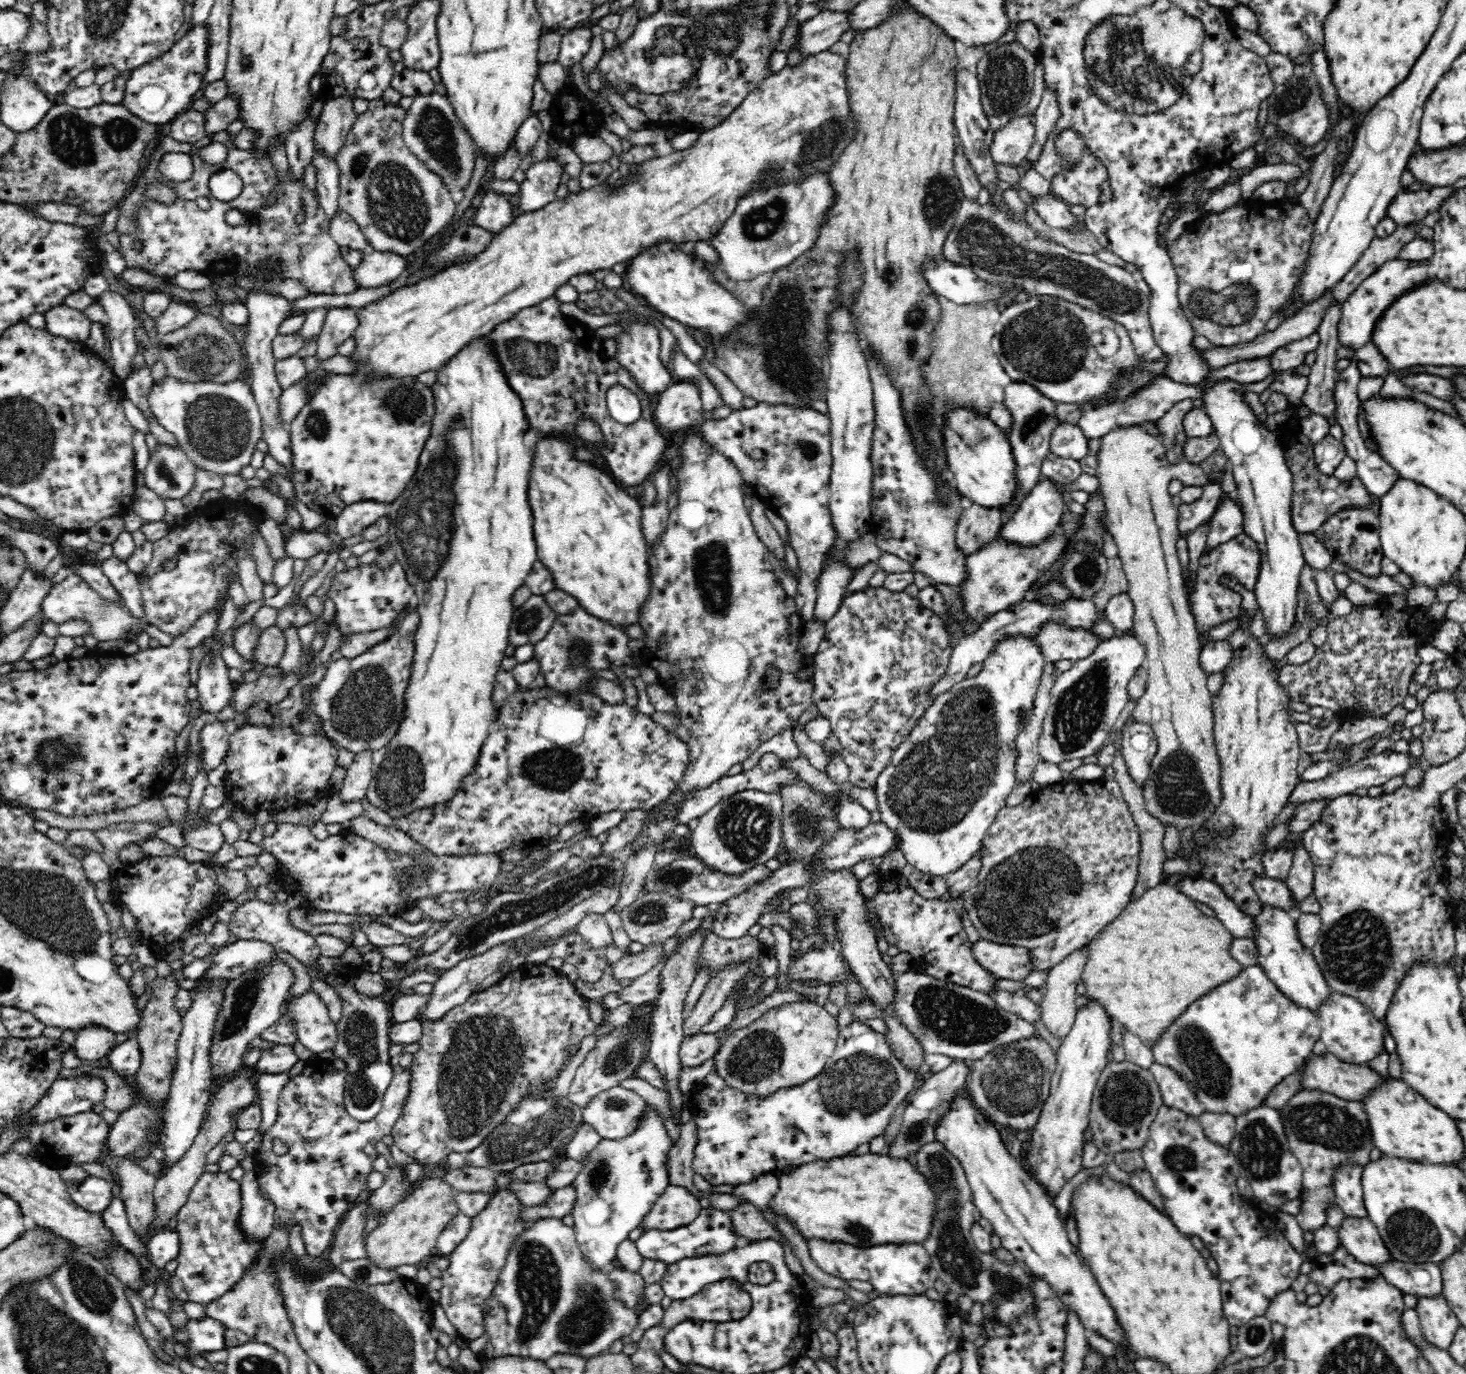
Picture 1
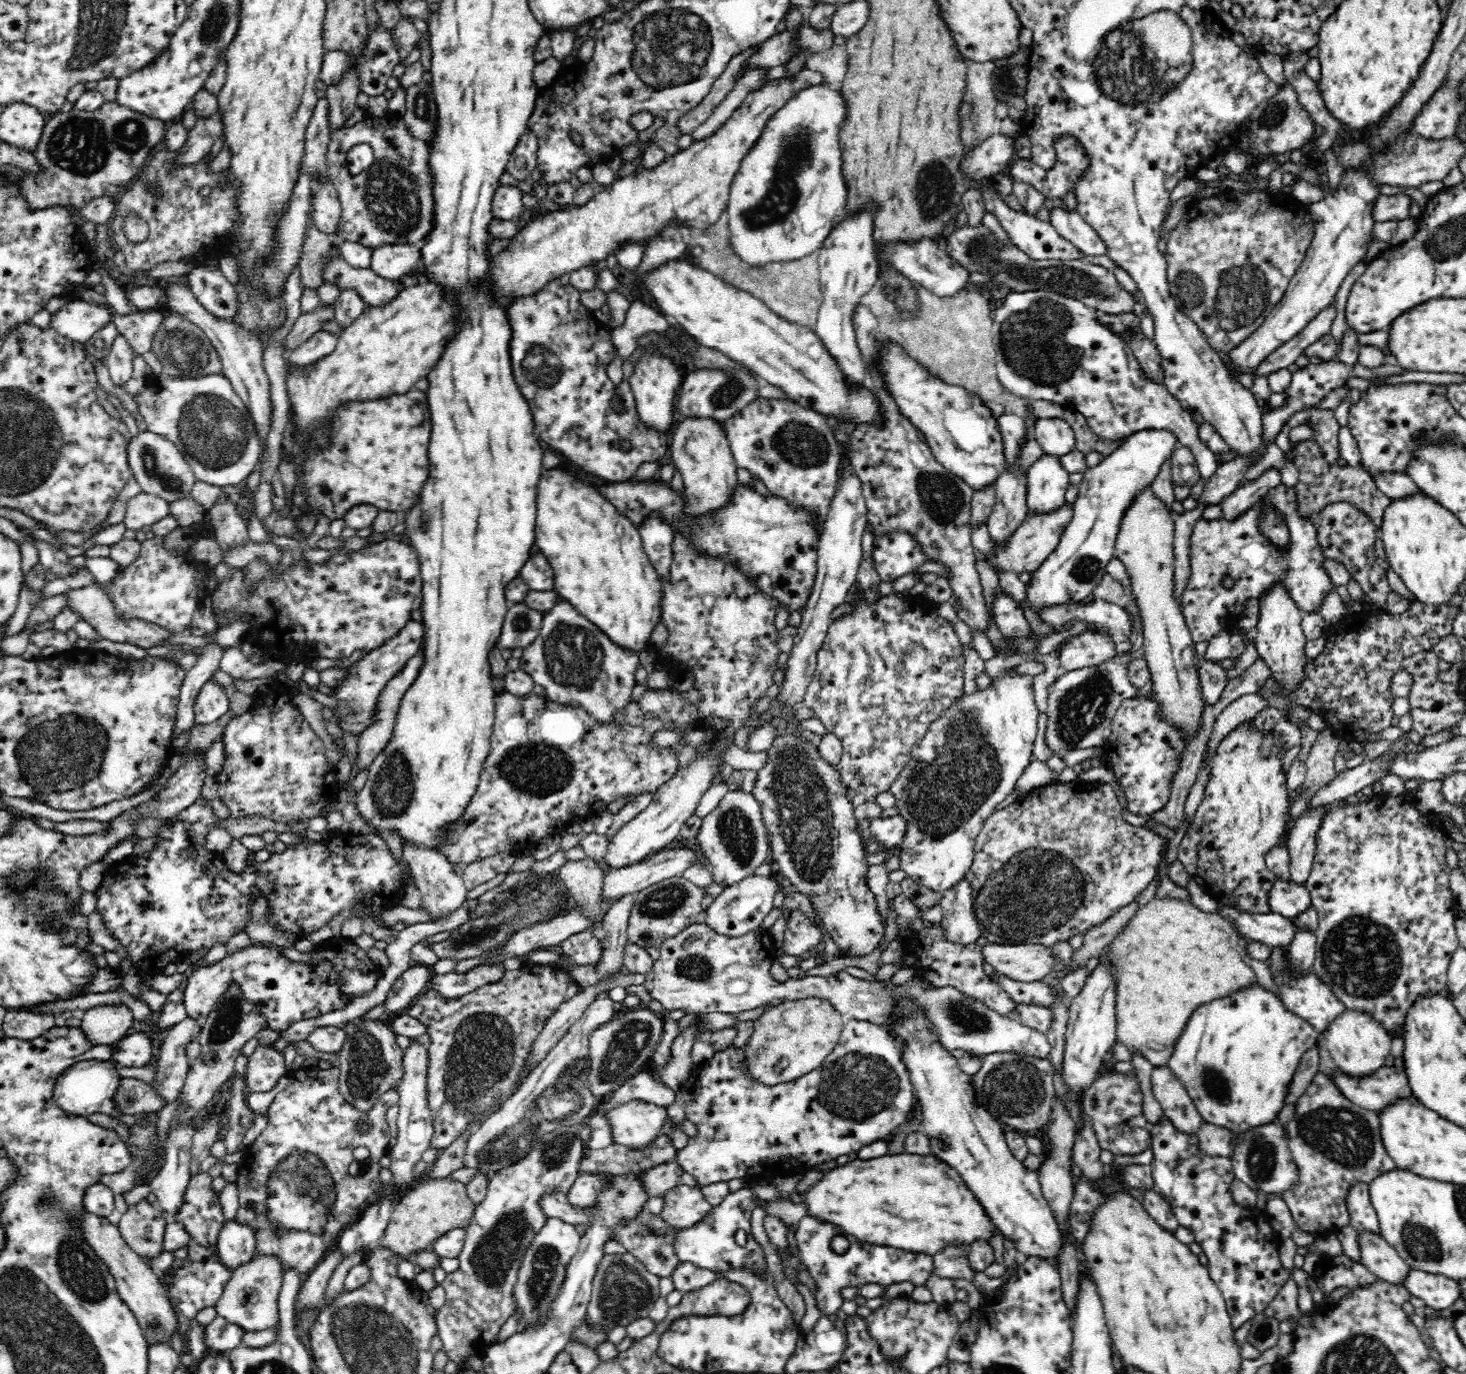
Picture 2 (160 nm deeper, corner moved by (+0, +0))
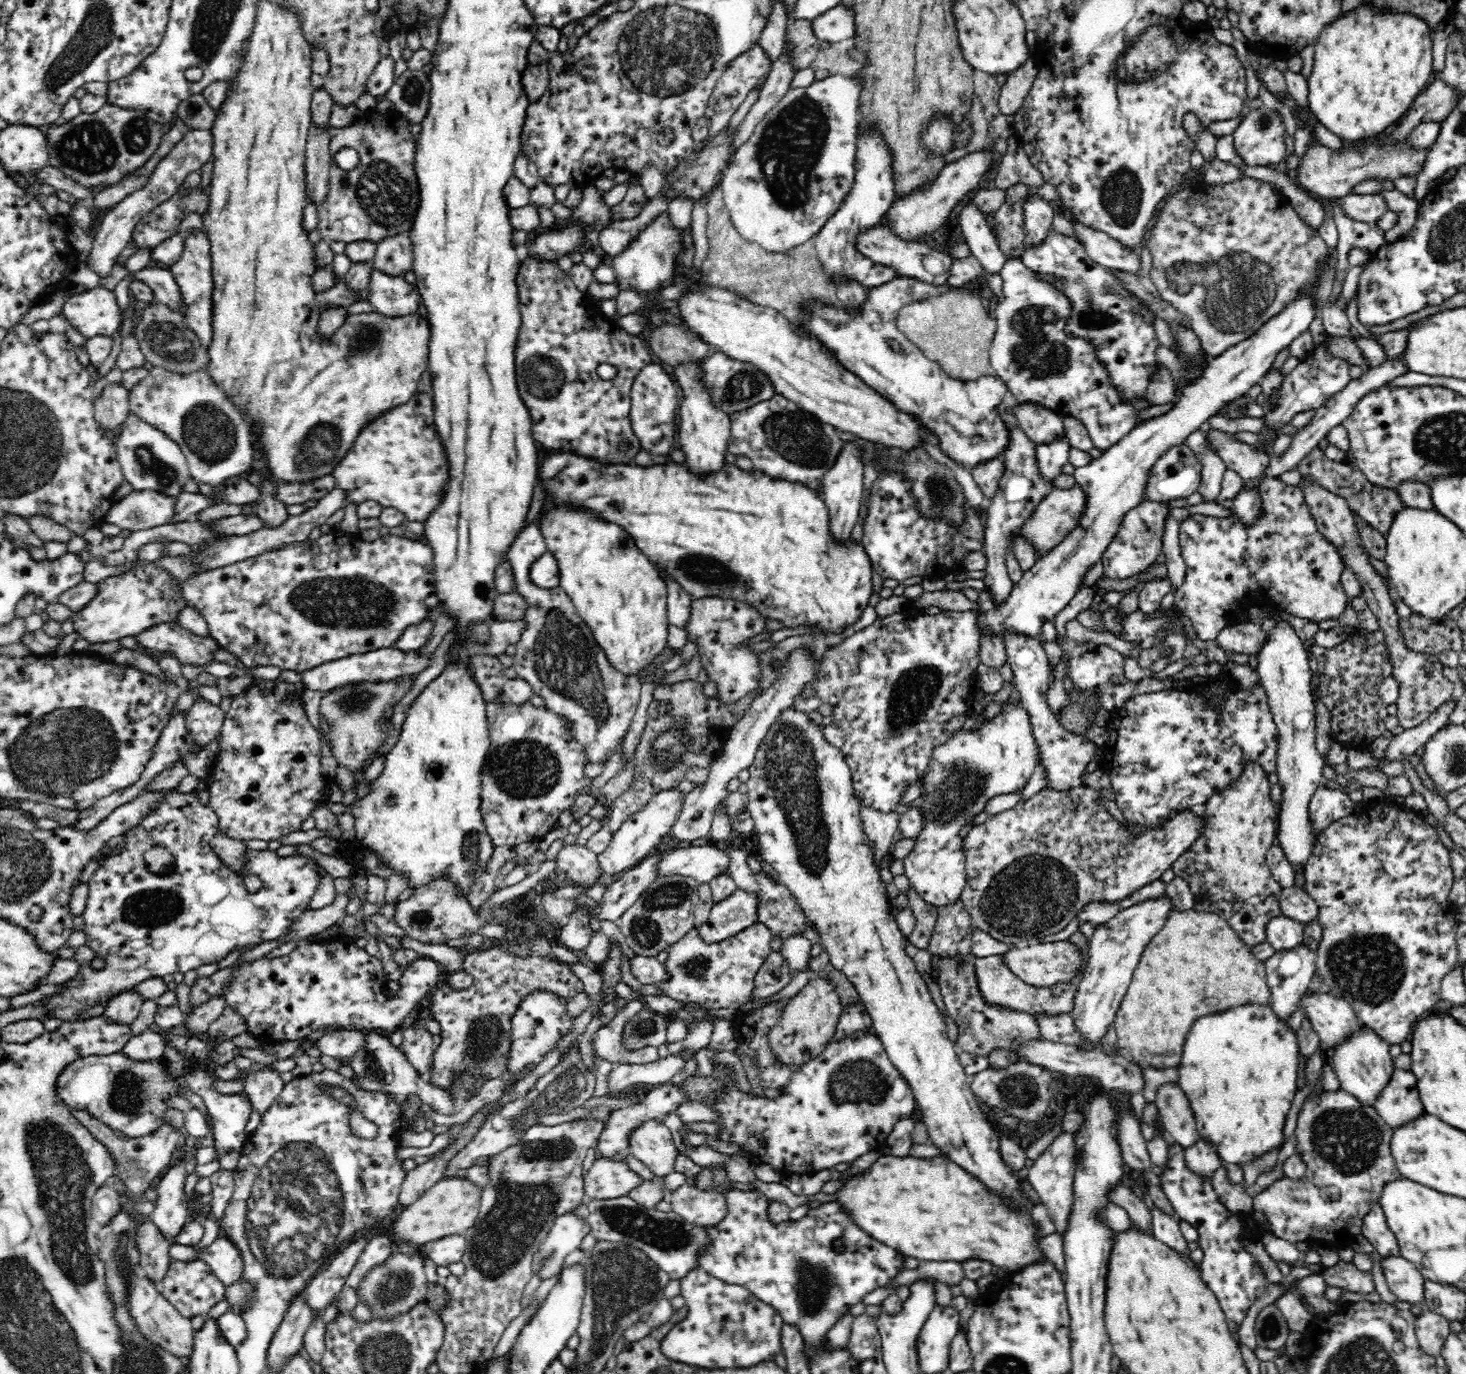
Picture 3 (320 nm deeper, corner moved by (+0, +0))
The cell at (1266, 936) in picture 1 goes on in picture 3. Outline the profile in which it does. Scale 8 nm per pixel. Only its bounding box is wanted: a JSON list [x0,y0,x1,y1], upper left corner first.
[1297,991,1363,1047]

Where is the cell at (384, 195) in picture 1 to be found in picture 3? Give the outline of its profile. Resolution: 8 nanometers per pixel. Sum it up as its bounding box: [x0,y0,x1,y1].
[318,108,420,244]

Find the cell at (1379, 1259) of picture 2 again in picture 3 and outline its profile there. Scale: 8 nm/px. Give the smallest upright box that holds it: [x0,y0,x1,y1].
[1380,1255,1424,1305]

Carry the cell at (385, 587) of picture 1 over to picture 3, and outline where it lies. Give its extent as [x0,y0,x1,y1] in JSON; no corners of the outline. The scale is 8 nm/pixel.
[180,531,438,672]

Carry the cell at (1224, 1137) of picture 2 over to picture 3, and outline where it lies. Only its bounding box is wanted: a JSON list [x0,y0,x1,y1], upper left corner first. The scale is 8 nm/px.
[1184,1136,1223,1177]

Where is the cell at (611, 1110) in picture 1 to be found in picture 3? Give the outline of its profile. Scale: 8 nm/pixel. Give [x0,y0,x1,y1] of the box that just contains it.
[628,1119,678,1177]

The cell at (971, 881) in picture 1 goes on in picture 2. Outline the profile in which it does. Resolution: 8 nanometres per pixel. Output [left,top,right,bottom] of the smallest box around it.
[940,876,982,944]

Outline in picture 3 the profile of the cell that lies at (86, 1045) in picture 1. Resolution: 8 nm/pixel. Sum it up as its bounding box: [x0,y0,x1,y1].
[101,992,143,1026]

